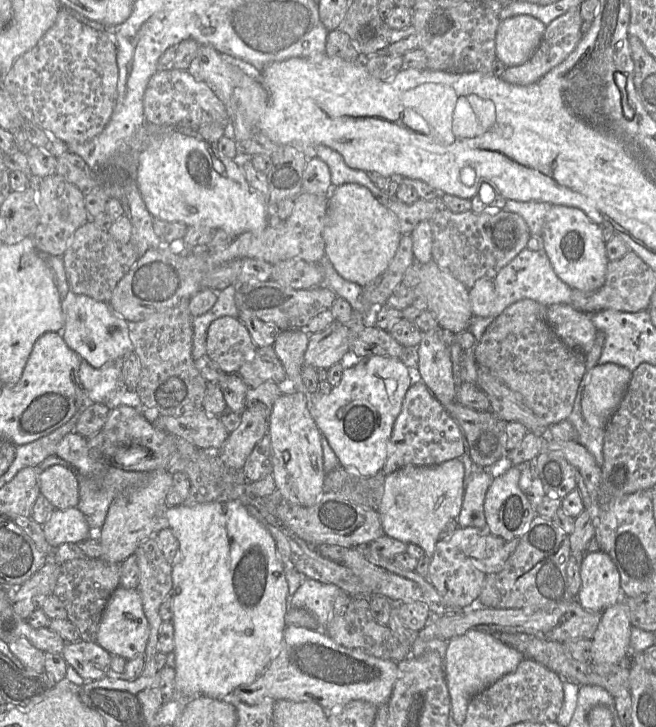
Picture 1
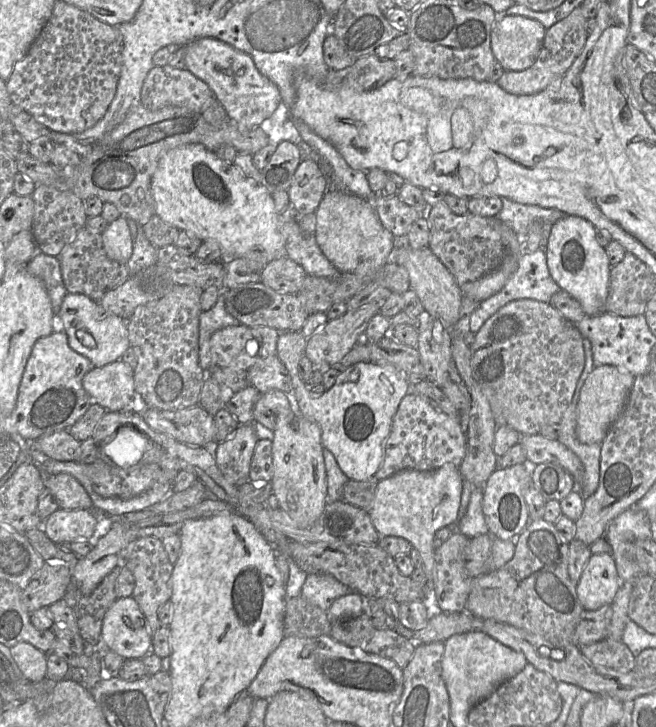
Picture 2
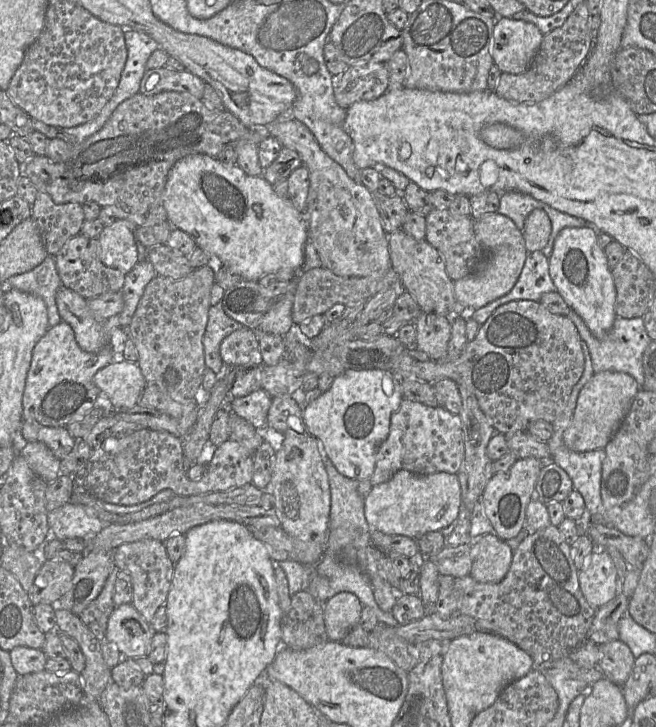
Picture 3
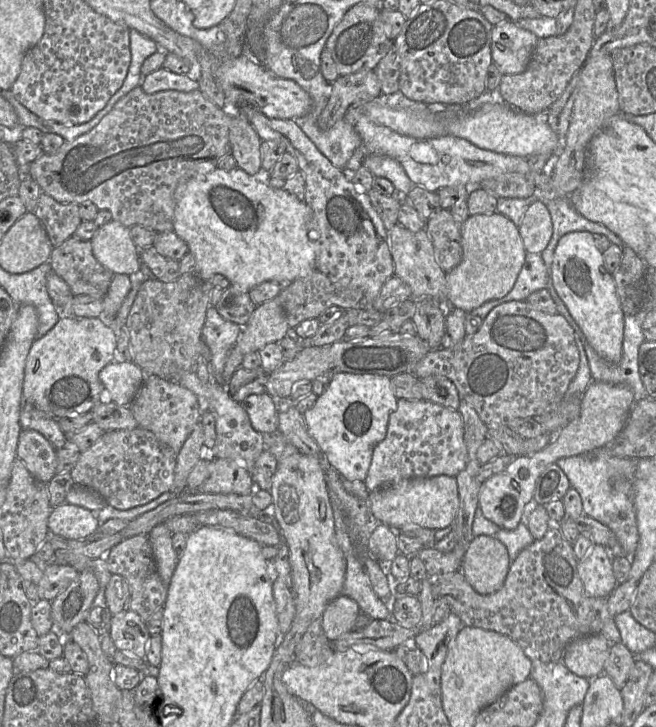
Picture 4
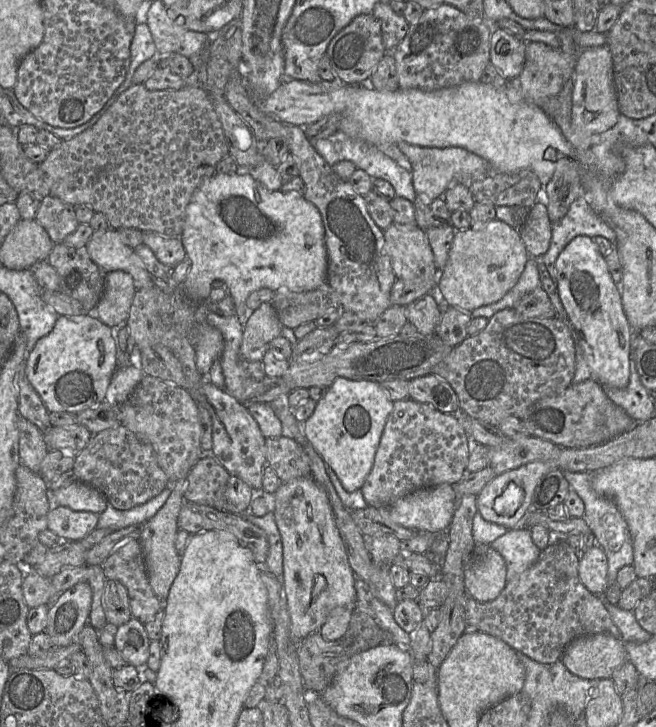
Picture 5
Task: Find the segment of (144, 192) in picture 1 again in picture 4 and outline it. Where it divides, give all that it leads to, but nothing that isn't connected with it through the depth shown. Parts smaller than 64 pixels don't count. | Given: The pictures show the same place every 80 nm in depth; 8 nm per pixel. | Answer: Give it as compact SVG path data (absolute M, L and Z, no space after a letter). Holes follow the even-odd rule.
M216 167L205 174L198 174L194 170L186 174L182 178L182 183L179 183L175 190L174 199L174 232L187 244L189 253L193 255L195 259L195 273L202 281L211 281L215 274L222 274L230 281L230 286L235 286L241 291L249 292L265 281L276 281L284 286L284 284L289 284L298 278L308 276L316 269L314 241L308 237L309 231L314 230L311 227L313 217L312 210L305 201L298 200L296 196L287 191L264 184L238 167L230 171Z

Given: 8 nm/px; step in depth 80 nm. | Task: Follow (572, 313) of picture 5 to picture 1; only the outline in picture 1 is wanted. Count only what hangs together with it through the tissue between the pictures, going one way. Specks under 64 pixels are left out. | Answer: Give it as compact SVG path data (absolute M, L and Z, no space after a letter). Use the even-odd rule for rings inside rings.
M552 205L545 217L541 234L543 250L556 275L571 289L593 292L605 282L608 258L601 228L575 207Z

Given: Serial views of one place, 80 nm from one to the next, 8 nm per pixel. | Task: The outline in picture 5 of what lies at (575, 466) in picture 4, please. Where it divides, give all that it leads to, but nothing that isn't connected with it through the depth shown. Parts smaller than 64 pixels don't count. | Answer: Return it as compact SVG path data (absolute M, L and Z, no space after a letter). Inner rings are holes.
M562 471L571 489L584 503L583 518L599 545L606 554L608 562L608 586L616 583L617 572L625 565L633 564L633 546L628 525L616 505L609 499L598 495L592 488L592 479L596 471L570 472Z

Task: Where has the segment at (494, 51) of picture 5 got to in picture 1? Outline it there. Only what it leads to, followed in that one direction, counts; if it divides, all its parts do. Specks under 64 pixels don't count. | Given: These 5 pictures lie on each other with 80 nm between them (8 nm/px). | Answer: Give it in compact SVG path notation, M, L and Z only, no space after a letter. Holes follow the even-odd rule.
M530 15L500 21L496 34L496 57L506 68L527 62L538 48L546 26Z

